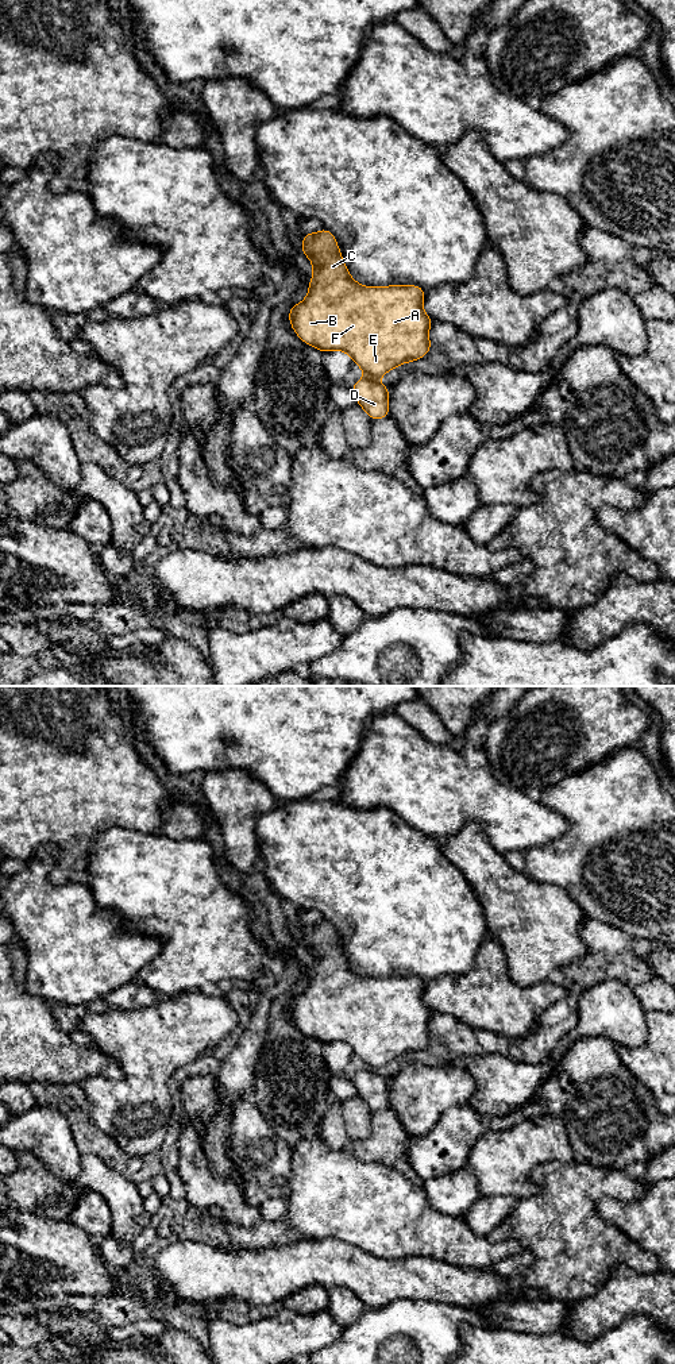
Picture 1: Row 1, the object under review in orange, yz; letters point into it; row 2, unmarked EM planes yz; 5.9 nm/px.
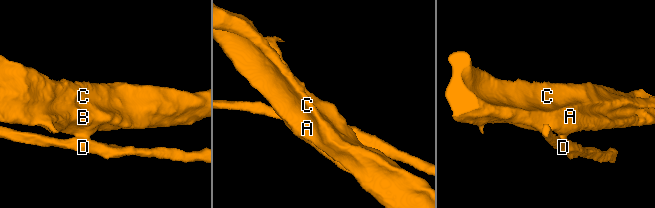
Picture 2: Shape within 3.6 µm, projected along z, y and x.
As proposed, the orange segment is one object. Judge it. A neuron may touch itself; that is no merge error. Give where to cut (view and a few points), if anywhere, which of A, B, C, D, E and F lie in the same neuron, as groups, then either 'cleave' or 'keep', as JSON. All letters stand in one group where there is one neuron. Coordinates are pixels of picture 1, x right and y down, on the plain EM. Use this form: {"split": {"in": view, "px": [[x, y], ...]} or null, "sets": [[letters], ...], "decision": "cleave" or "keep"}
{"split": {"in": "yz", "px": [[367, 1067], [375, 1071]]}, "sets": [["A", "B", "C", "E", "F"], ["D"]], "decision": "cleave"}

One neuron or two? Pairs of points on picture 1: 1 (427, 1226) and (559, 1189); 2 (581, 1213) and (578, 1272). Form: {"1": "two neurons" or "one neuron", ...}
{"1": "two neurons", "2": "one neuron"}

